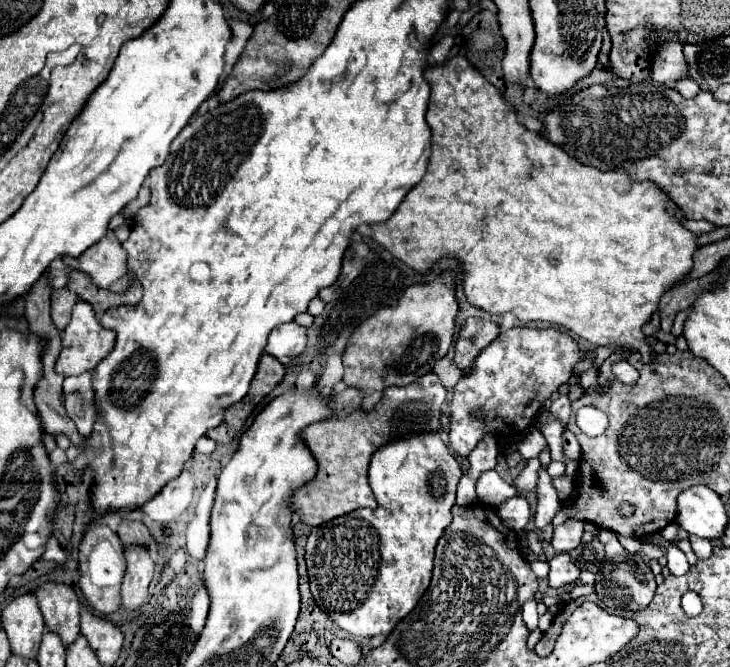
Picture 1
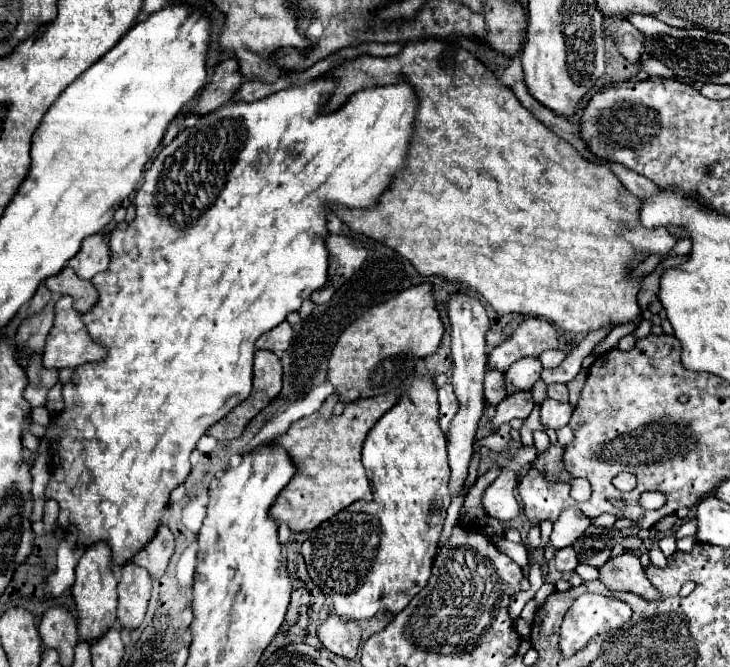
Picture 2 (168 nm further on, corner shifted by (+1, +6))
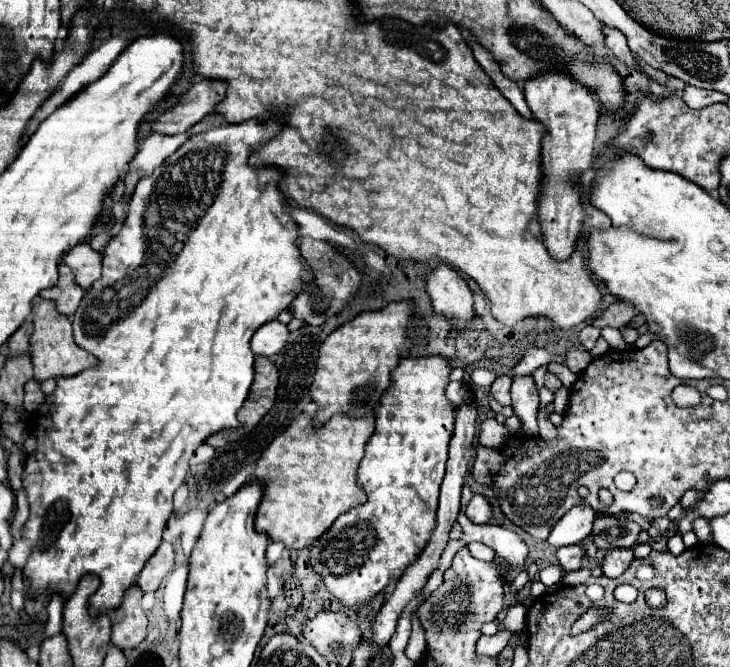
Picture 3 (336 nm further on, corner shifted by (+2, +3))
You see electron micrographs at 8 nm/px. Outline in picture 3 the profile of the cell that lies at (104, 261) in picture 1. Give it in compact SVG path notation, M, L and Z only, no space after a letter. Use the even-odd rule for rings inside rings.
M87 242L71 248L63 256L63 262L73 270L75 280L81 284L81 288L89 288L101 276L101 254L95 252Z

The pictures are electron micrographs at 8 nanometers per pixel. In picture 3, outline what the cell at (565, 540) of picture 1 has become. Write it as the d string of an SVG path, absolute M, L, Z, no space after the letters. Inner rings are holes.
M585 504L575 506L569 512L565 512L565 516L553 526L547 542L555 548L579 544L585 536L589 536L593 520L595 520L595 512L589 506Z

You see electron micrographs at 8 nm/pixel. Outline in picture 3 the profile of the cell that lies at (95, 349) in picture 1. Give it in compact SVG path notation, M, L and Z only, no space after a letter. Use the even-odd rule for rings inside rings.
M41 300L33 310L33 322L35 332L31 336L31 358L35 366L35 380L47 380L47 378L59 378L59 376L73 376L79 374L85 368L93 368L97 364L97 358L91 356L87 350L77 346L73 340L71 322L67 316L57 312L57 306L53 300Z

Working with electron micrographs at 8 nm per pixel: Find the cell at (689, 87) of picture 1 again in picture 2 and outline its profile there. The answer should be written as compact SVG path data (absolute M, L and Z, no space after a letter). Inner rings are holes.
M646 57L646 61L642 61L642 65L638 65L642 71L646 71L650 77L660 75L660 77L672 77L672 71L658 59L654 57Z

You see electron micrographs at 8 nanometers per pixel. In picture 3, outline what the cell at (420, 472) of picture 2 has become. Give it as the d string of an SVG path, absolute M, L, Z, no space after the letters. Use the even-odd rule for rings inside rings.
M441 356L403 358L401 364L393 370L391 386L385 396L381 396L379 408L375 412L375 432L369 438L365 456L359 464L359 484L367 492L367 502L341 514L339 520L335 520L333 526L321 538L317 538L315 546L309 552L311 566L325 582L325 588L339 604L347 608L367 604L371 598L383 592L389 582L399 580L407 566L411 566L425 550L429 536L437 526L437 496L441 480L445 476L447 444L453 434L455 406L445 398L449 370L449 362Z

